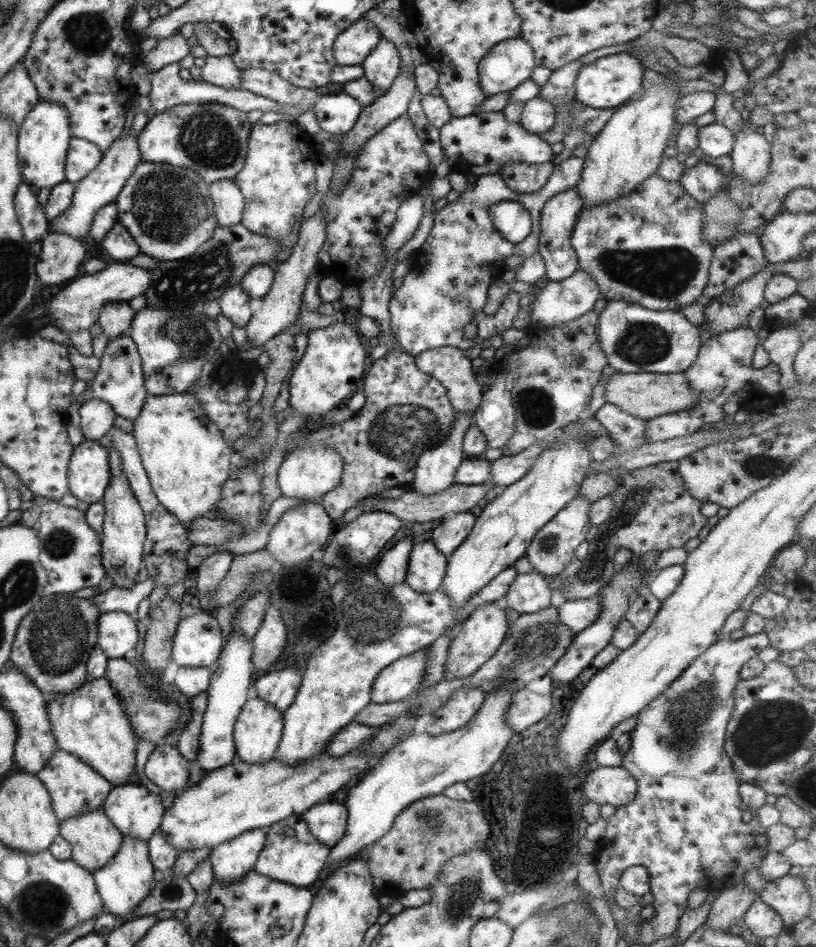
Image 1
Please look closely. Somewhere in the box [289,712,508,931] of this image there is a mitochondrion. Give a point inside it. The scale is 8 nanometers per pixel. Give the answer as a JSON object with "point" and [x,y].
{"point":[468,885]}

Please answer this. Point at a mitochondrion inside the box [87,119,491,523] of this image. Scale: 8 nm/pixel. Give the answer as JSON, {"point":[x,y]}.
{"point":[167,205]}

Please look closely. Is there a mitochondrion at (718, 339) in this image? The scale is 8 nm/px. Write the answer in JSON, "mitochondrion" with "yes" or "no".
{"mitochondrion":"no"}

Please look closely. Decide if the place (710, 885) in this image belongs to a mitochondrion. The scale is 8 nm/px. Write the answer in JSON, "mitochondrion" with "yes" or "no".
{"mitochondrion":"no"}

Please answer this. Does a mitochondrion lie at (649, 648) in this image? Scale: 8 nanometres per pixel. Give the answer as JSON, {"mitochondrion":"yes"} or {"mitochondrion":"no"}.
{"mitochondrion":"no"}

